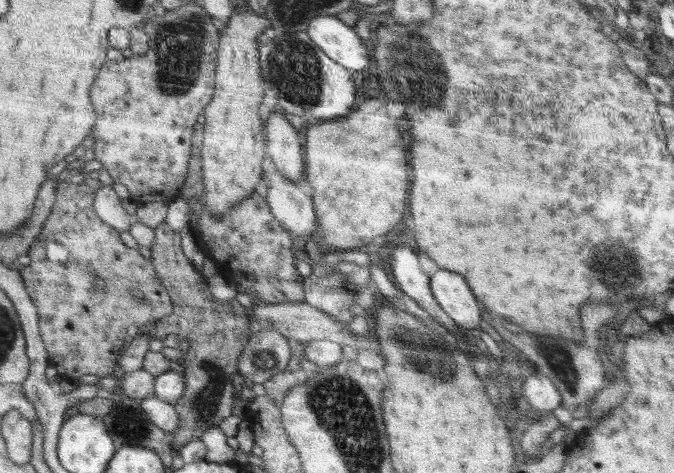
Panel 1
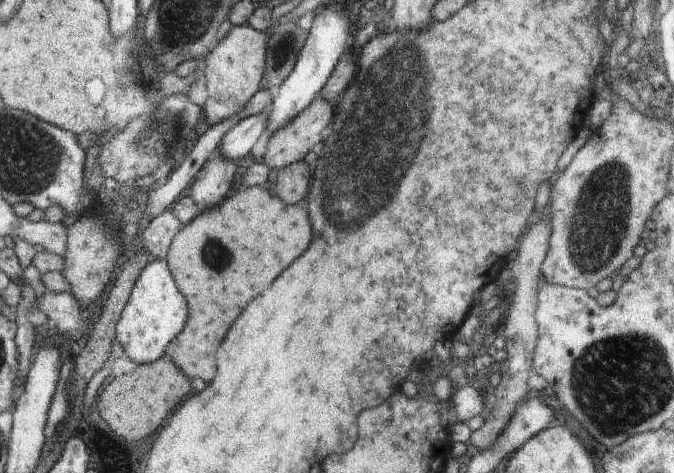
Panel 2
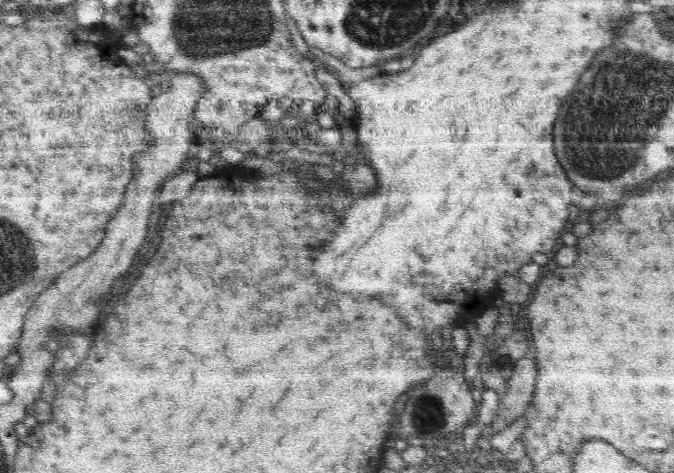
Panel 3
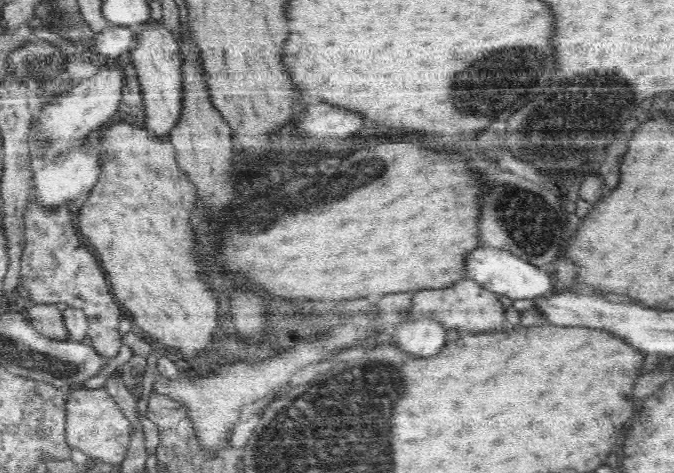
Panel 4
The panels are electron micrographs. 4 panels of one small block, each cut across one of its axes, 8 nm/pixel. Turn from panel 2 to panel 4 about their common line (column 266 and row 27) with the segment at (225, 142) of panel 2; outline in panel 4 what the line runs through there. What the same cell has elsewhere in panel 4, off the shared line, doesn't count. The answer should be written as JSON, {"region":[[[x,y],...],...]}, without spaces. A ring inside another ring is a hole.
{"region":[[[108,26],[102,32],[95,33],[91,52],[99,54],[106,60],[106,64],[113,62],[120,54],[126,54],[135,44],[135,34],[129,26]]]}

